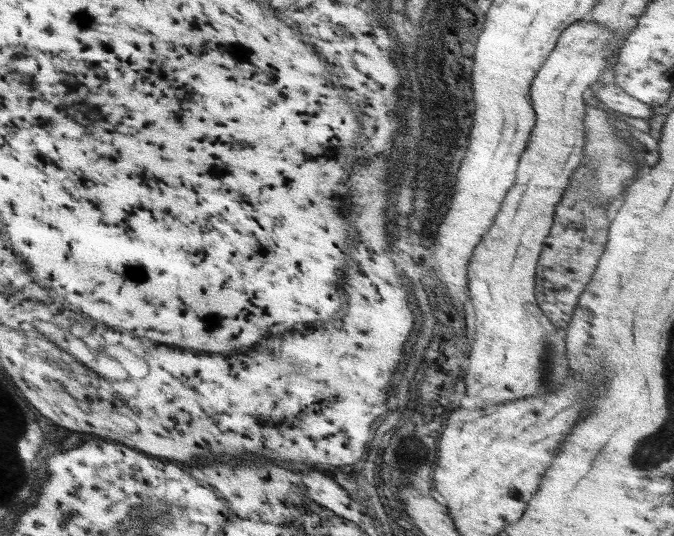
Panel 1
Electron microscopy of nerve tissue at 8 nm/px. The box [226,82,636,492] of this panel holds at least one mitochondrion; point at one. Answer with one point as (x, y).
(547, 362)

